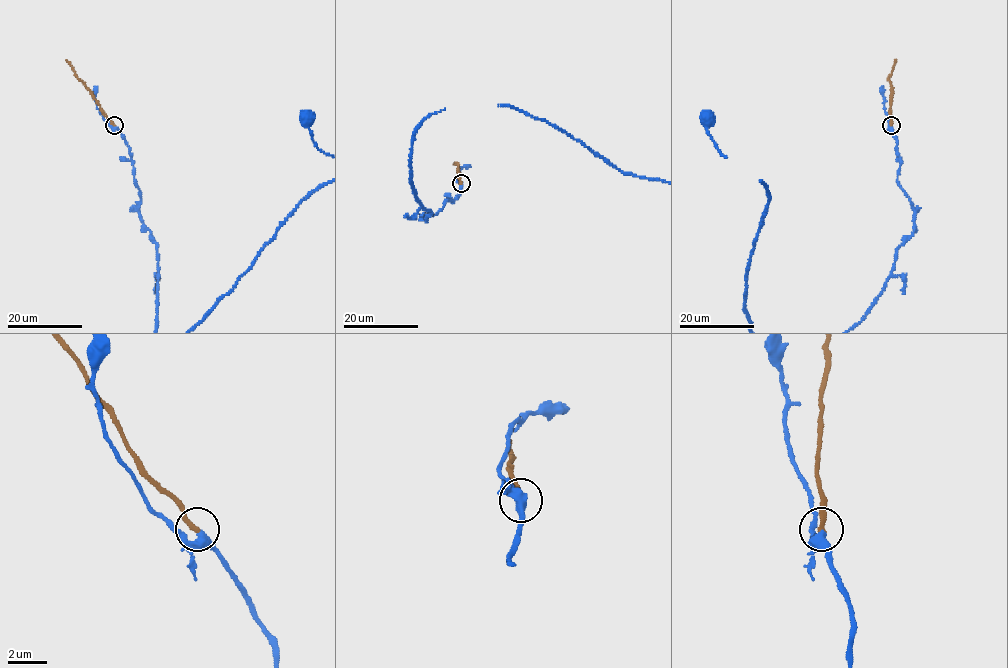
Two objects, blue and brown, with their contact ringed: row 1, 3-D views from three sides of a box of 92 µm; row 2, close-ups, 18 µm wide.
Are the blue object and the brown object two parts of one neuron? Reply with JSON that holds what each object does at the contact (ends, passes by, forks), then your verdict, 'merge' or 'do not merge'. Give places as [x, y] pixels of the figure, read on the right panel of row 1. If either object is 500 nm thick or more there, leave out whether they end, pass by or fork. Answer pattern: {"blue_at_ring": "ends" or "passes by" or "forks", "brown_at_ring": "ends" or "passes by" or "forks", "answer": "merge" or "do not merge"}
{"blue_at_ring": "passes by", "brown_at_ring": "ends", "answer": "merge"}

